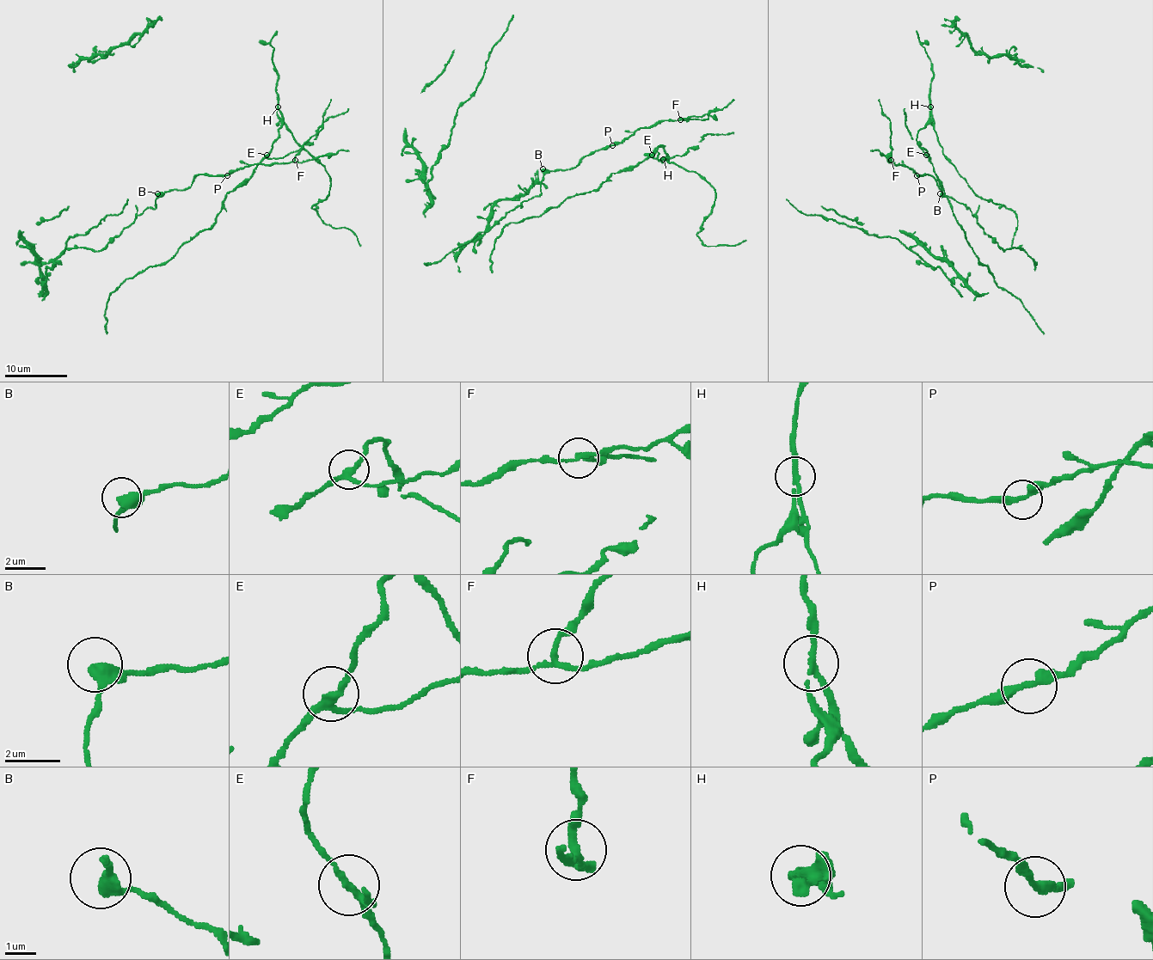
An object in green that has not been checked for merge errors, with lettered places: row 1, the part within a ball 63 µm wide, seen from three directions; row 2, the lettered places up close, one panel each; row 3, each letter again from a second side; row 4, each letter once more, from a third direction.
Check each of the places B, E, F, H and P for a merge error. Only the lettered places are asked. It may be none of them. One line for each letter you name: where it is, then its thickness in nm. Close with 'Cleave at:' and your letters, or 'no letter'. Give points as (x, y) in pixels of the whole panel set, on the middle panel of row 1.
H: at (663, 159); 220 nm thick
Cleave at: H

